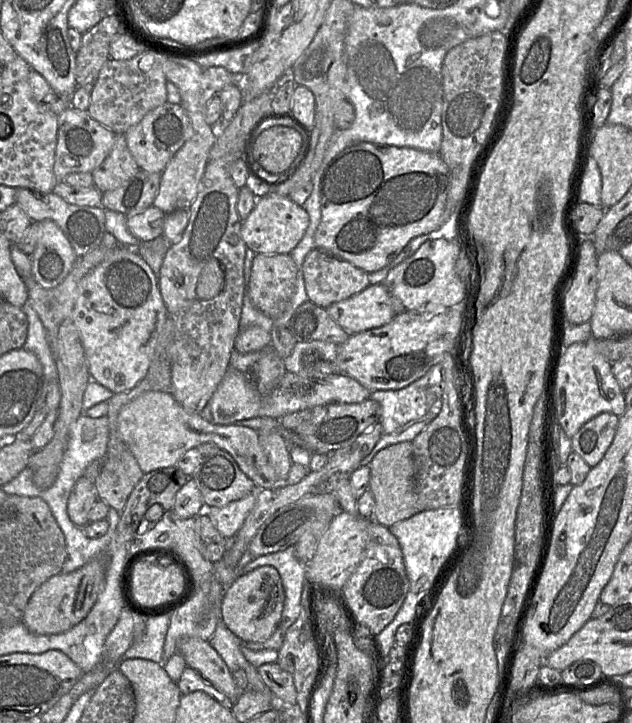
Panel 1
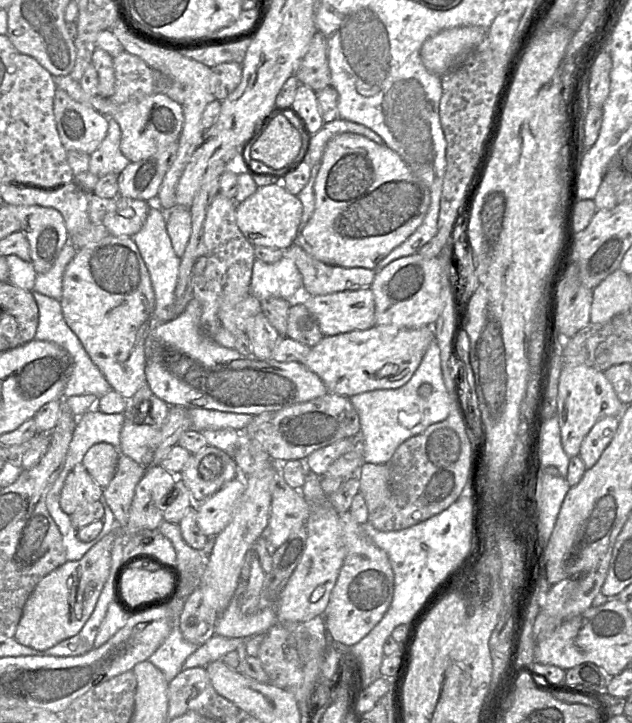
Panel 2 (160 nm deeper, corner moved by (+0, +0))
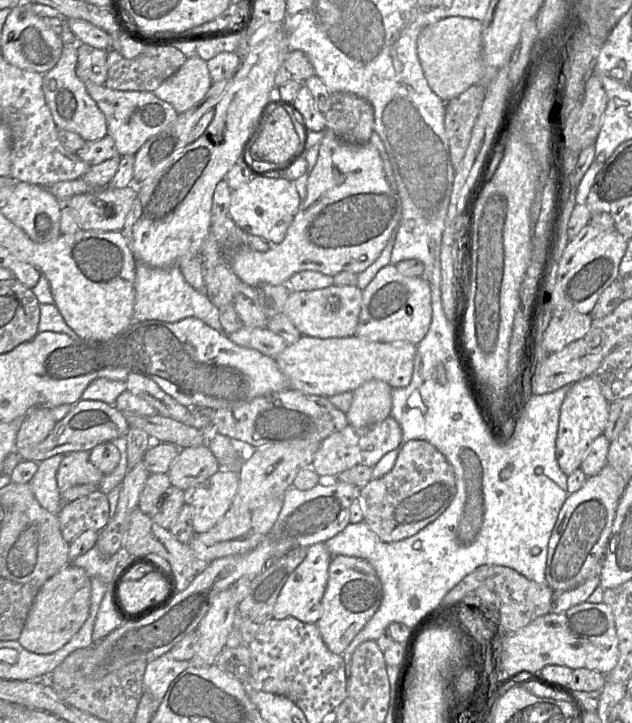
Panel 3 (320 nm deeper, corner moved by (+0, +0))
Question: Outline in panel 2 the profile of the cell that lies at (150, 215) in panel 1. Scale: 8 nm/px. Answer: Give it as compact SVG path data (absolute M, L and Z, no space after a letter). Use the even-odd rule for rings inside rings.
M119 195L115 200L114 207L105 214L102 225L113 236L133 236L144 226L154 200L144 201Z

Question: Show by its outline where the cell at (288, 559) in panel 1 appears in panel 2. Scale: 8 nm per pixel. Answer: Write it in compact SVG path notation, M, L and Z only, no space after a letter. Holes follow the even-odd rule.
M214 634L204 644L198 646L184 662L182 670L195 667L205 667L210 662L222 660L230 651L234 651L241 644L246 644L249 639L228 638Z

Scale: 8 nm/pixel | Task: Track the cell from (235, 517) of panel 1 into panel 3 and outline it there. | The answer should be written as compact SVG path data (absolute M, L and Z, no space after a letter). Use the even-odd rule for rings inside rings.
M220 469L193 490L184 491L186 503L194 510L193 529L196 534L213 528L228 512L239 488L236 471Z

